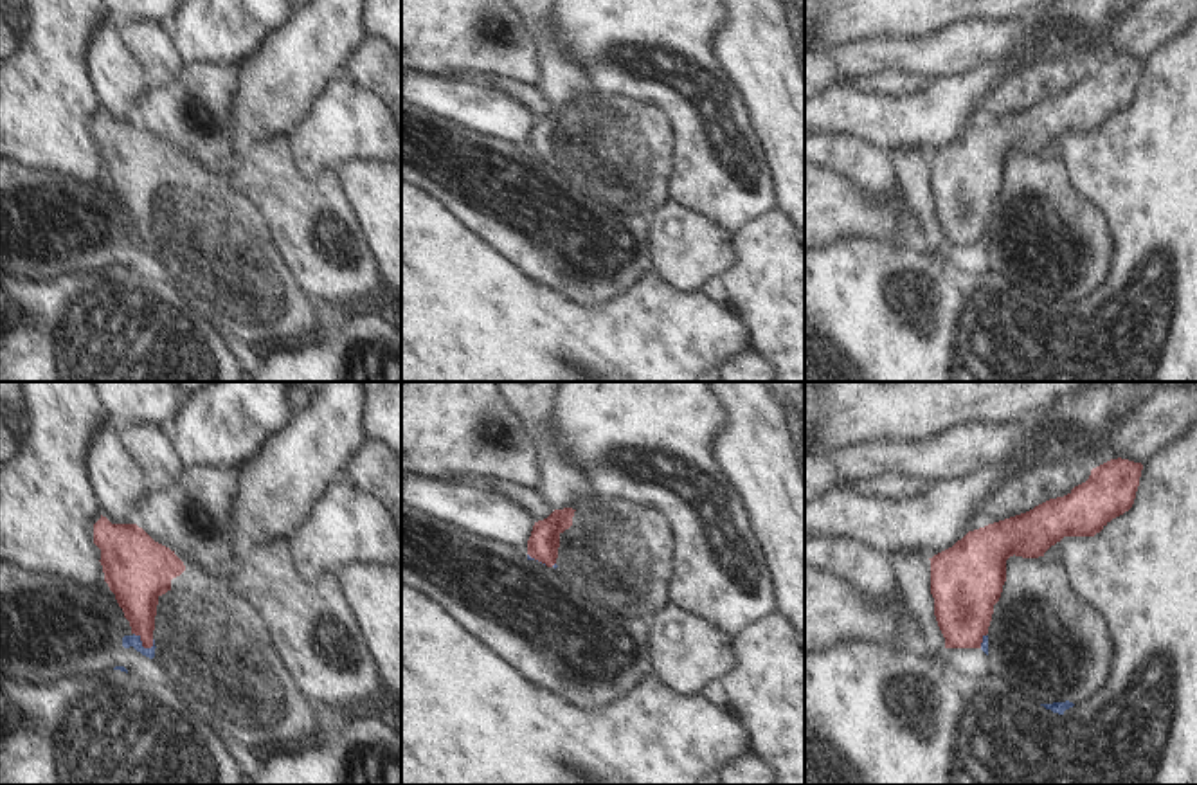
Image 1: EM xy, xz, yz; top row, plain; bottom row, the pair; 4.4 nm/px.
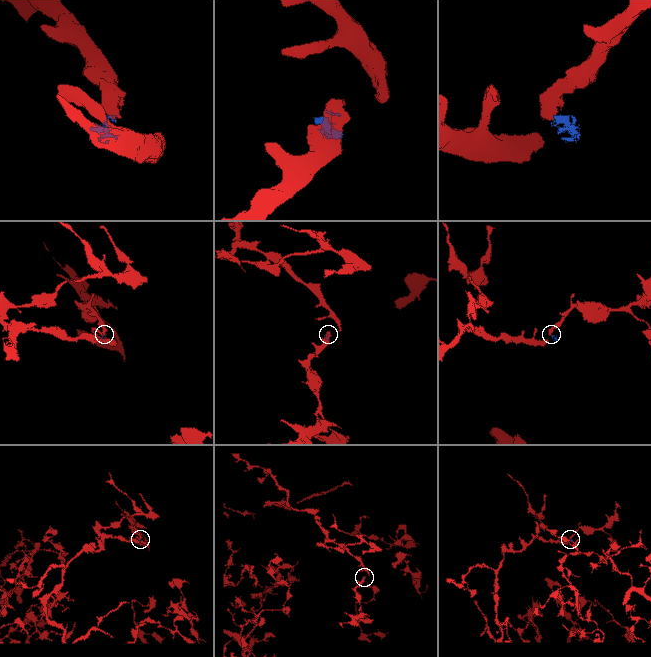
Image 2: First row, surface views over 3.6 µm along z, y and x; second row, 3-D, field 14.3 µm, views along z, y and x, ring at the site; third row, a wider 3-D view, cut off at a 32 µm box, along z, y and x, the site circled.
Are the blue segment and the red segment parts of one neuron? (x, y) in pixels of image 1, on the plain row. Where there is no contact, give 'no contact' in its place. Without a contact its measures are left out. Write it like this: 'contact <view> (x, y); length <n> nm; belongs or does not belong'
contact xy (141, 242); length 110 nm; does not belong

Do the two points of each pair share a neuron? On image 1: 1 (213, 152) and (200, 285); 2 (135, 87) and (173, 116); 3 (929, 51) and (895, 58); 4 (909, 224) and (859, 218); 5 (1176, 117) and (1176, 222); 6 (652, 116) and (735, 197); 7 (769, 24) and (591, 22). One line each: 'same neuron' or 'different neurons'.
1: different neurons
2: different neurons
3: same neuron
4: same neuron
5: same neuron
6: same neuron
7: different neurons

